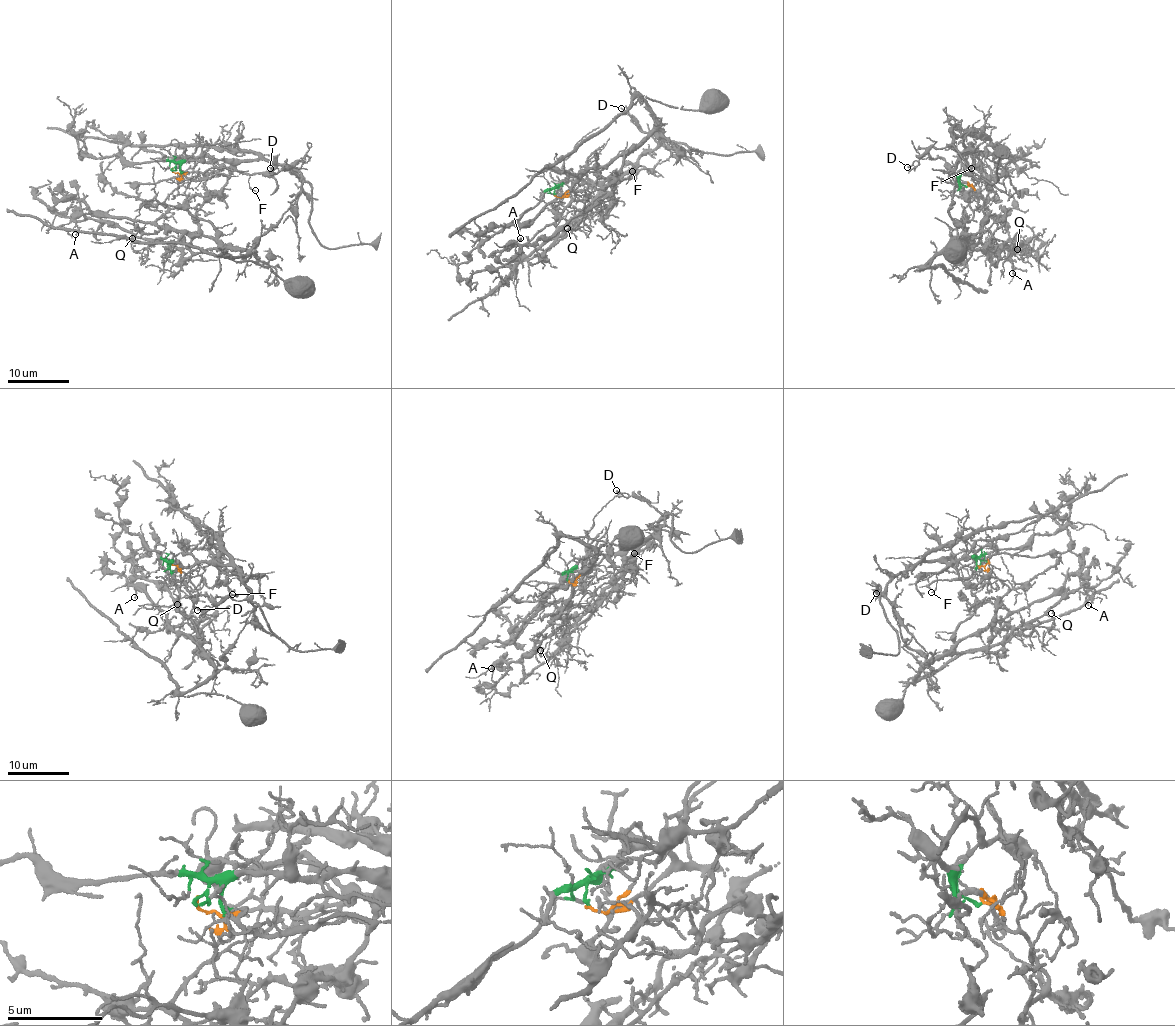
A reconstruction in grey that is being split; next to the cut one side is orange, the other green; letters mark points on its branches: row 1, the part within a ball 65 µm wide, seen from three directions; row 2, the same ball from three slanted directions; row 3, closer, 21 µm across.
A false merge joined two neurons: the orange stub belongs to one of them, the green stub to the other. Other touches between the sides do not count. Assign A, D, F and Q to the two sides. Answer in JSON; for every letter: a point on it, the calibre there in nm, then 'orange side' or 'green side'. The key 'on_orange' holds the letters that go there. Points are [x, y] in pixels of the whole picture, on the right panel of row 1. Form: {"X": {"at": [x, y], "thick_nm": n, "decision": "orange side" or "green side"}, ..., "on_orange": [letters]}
{"A": {"at": [1012, 273], "thick_nm": 110, "decision": "orange side"}, "D": {"at": [907, 167], "thick_nm": 120, "decision": "green side"}, "F": {"at": [971, 168], "thick_nm": 120, "decision": "green side"}, "Q": {"at": [1017, 249], "thick_nm": 180, "decision": "orange side"}, "on_orange": ["A", "Q"]}

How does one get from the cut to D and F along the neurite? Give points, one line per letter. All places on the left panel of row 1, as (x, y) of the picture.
D: (171, 170), (187, 160), (266, 161), (278, 162), (300, 172), (300, 178), (290, 169), (270, 168)
F: (171, 170), (187, 160), (234, 163), (239, 170), (250, 175), (248, 186), (255, 190)

